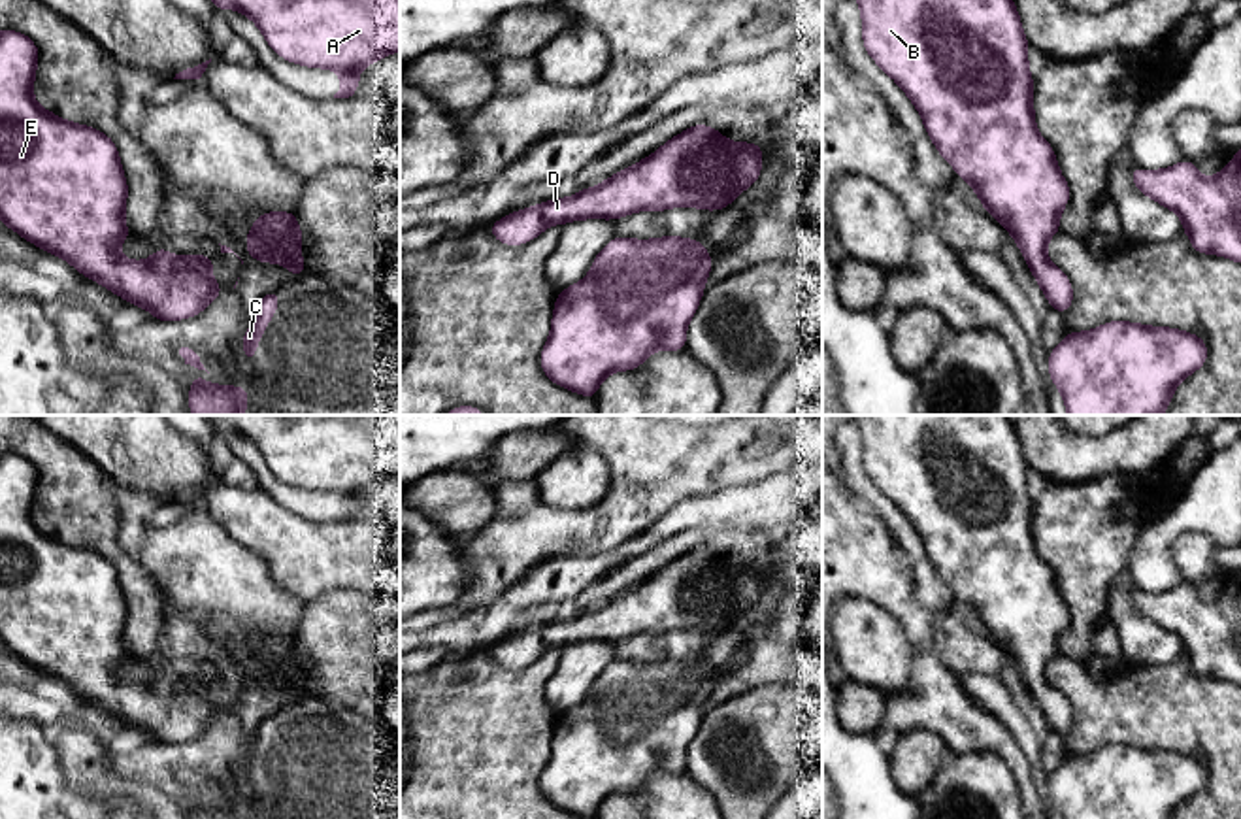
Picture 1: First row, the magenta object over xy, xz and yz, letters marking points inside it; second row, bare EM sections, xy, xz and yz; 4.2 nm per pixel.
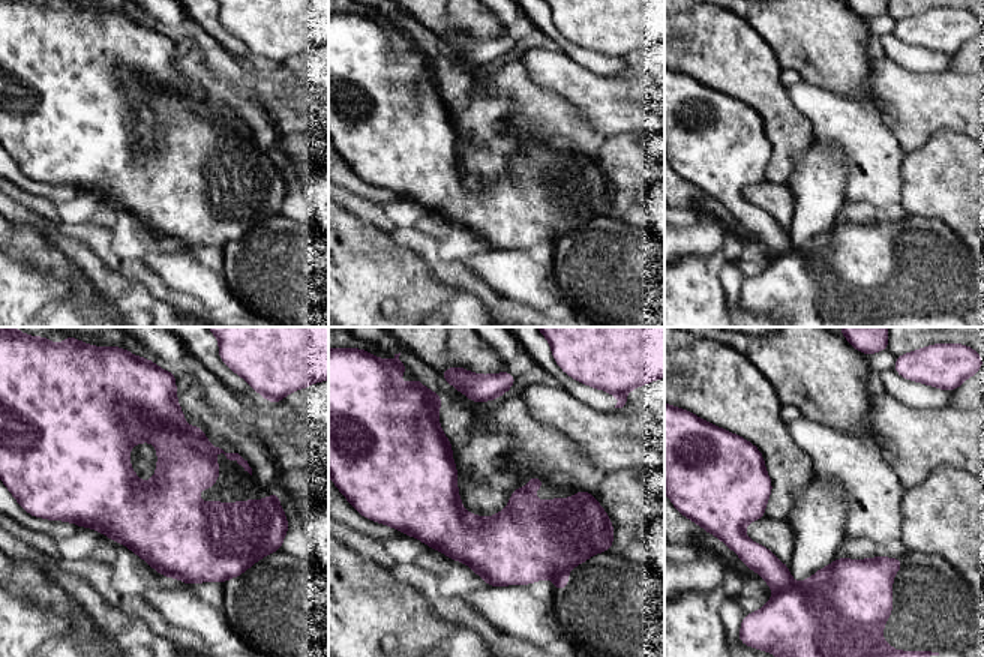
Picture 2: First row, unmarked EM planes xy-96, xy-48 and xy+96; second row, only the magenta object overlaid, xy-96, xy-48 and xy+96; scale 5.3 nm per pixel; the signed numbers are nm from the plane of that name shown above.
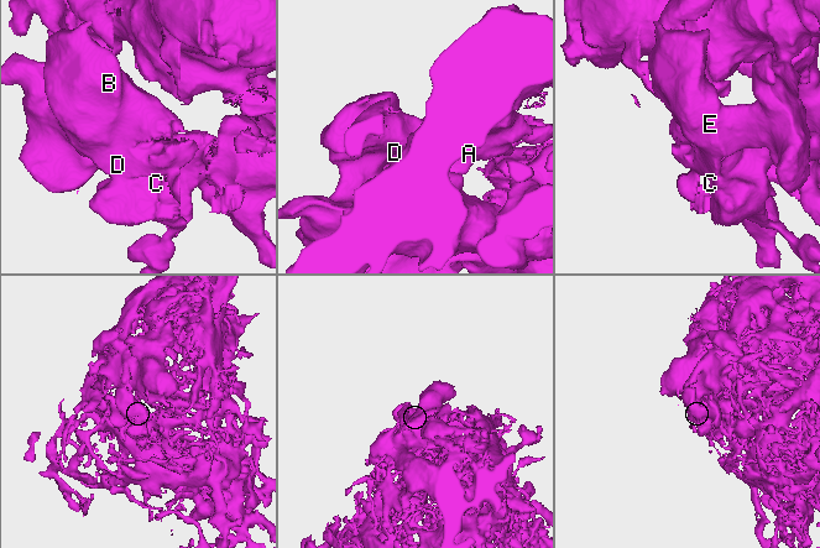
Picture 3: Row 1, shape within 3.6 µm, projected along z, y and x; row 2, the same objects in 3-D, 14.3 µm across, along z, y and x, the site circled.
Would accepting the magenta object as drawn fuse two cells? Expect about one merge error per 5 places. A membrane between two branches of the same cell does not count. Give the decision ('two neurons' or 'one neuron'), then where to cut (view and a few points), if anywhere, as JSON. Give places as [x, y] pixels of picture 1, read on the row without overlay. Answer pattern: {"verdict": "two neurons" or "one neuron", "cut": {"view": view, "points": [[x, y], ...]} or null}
{"verdict": "one neuron", "cut": null}

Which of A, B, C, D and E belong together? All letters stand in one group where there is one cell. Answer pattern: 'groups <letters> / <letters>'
groups A B C D E

